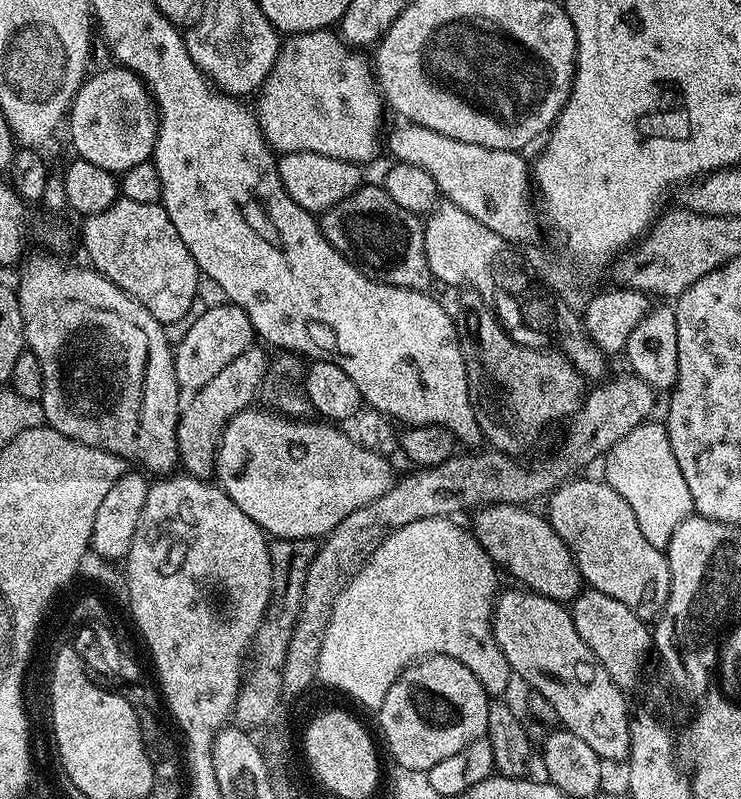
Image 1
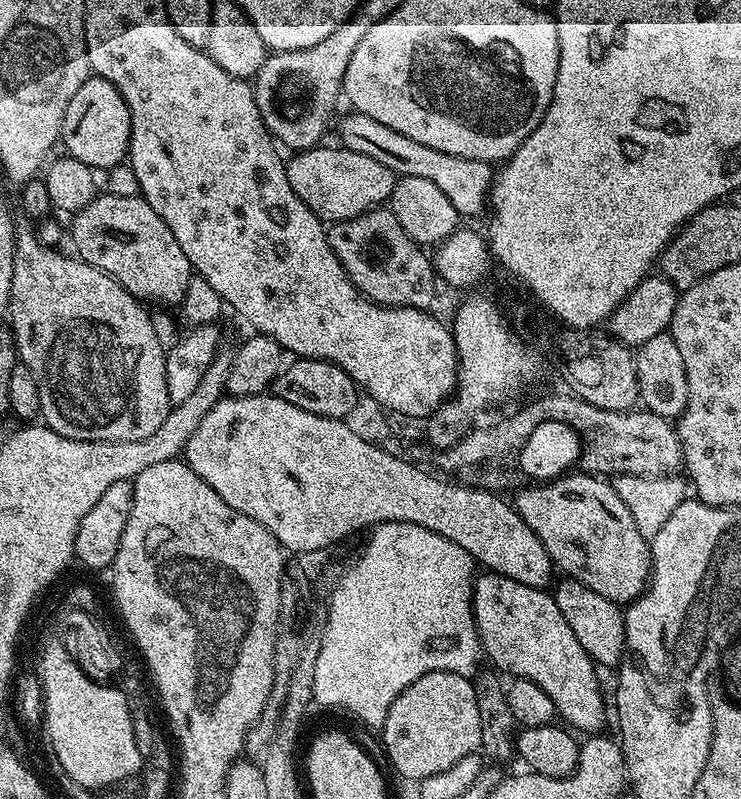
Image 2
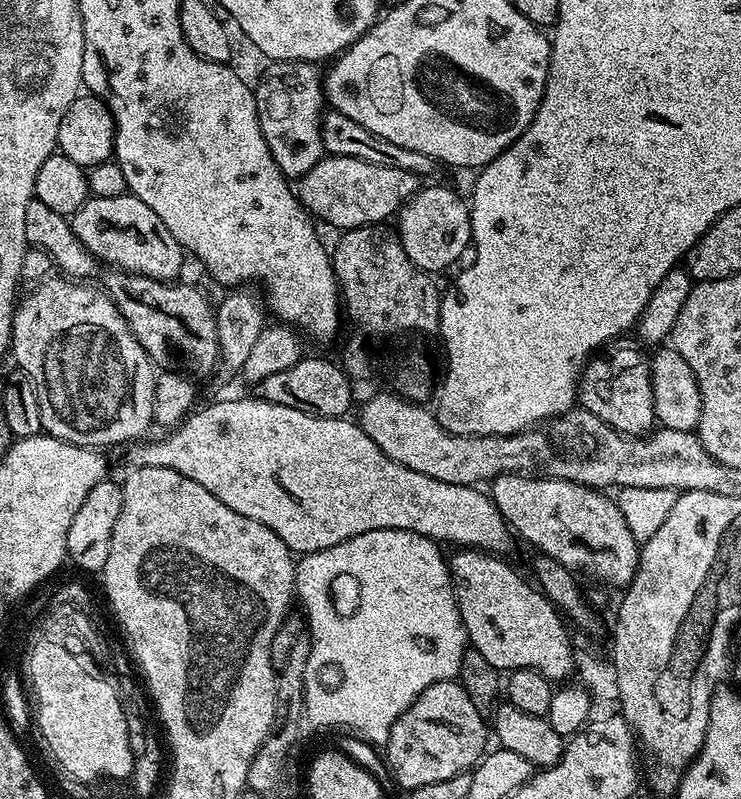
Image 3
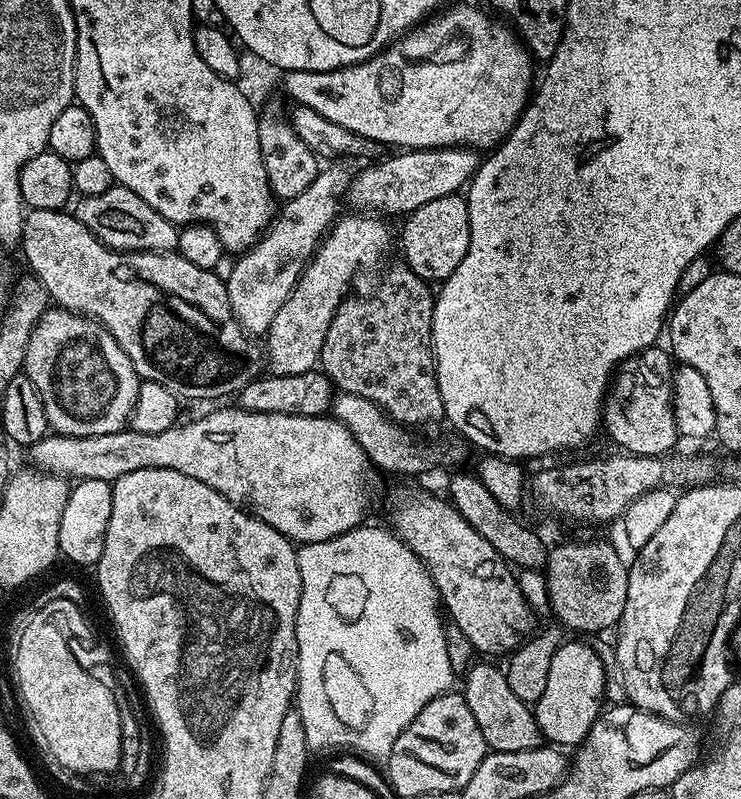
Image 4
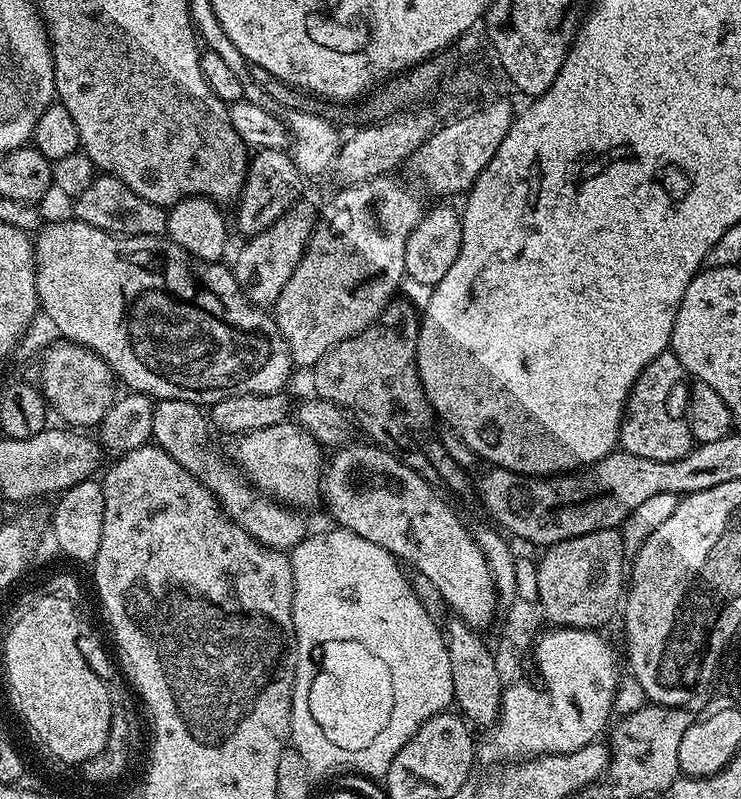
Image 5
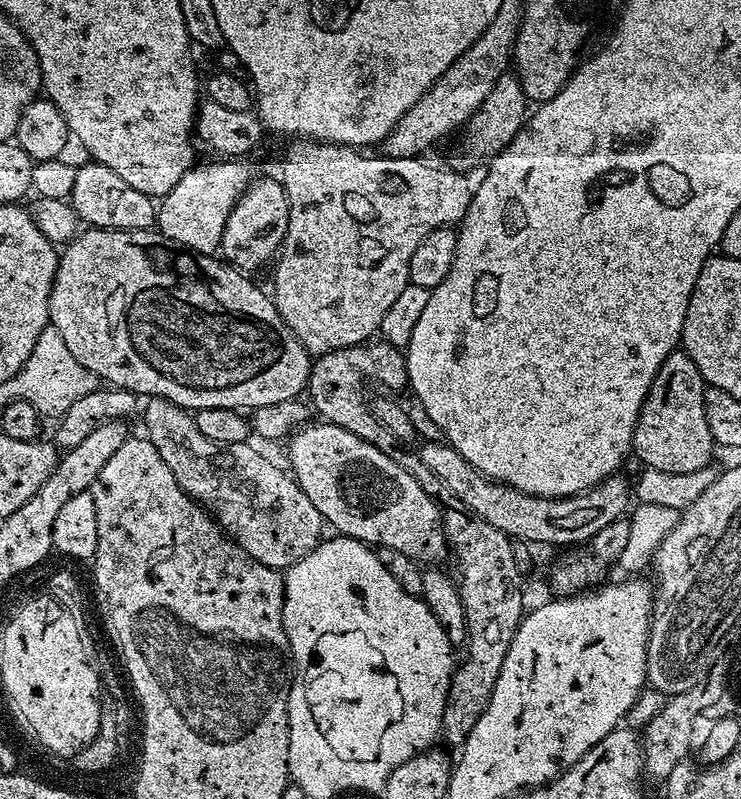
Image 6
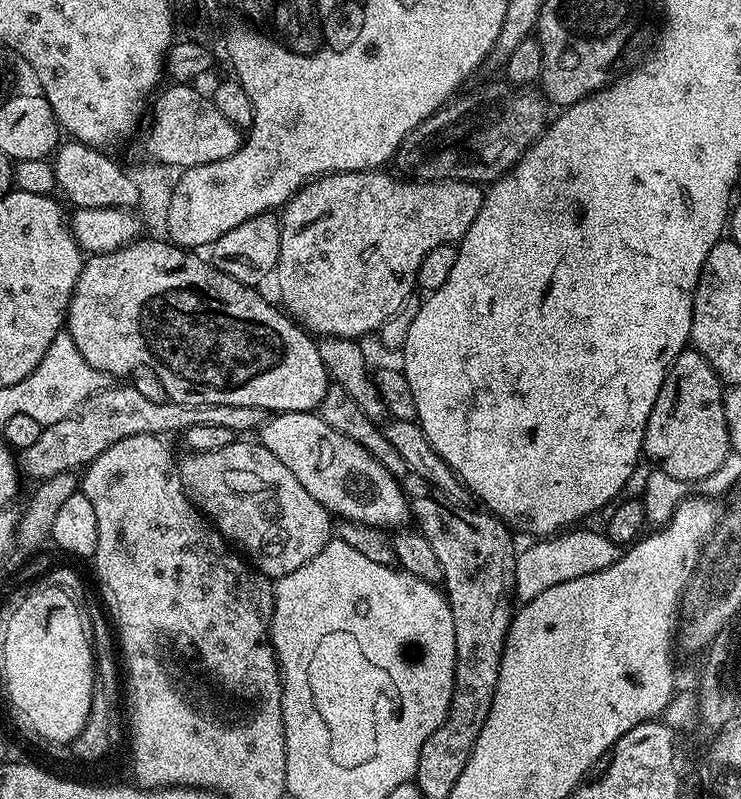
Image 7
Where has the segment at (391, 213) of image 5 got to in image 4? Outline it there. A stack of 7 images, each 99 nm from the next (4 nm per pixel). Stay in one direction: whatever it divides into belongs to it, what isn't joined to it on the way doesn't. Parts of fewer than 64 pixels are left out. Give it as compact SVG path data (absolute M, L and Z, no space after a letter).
M376 214L352 215L356 216L341 215L333 223L300 273L300 281L294 286L292 296L282 302L282 310L278 310L274 322L270 322L266 333L266 368L273 376L306 374L319 365L326 330L330 330L334 314L349 295L348 287L356 271L374 267L387 254L388 247L394 244L394 232L388 229L387 219Z

